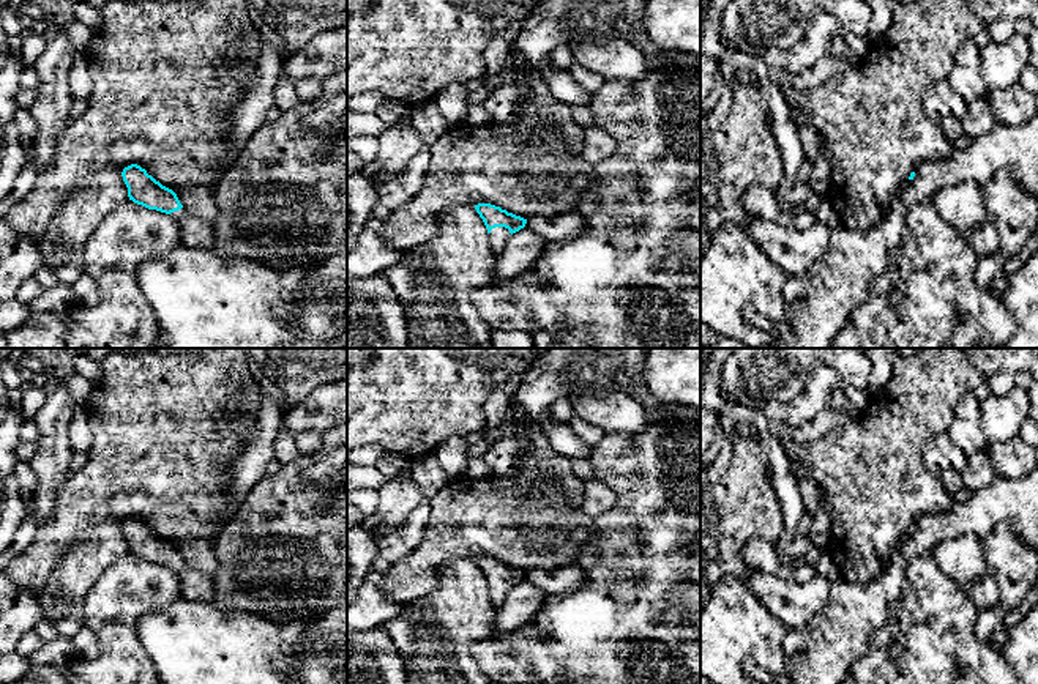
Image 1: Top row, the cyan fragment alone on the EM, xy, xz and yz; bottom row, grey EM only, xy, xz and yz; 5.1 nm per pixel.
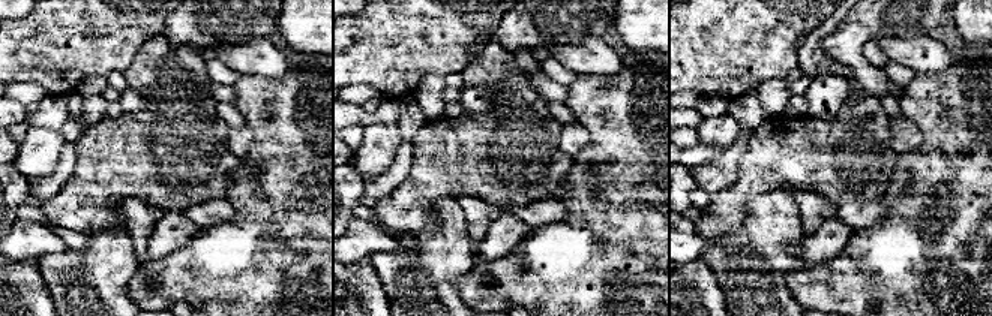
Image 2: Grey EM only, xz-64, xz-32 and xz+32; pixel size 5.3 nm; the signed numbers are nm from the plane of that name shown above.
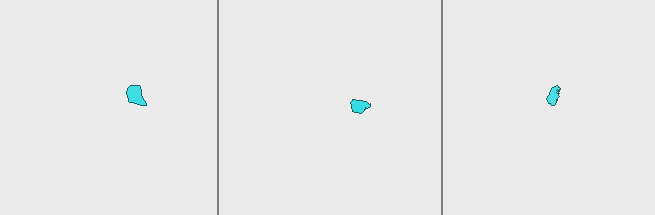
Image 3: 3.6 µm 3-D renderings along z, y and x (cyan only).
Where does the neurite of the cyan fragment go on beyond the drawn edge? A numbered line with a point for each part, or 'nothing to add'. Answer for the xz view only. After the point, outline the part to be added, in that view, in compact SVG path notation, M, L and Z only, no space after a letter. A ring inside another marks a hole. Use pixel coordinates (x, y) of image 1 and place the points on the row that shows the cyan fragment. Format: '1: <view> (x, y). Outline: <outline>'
1: xz (499, 235). Outline: M495 227L489 233L489 244L494 254L503 251L506 240L511 236L510 230L505 227Z

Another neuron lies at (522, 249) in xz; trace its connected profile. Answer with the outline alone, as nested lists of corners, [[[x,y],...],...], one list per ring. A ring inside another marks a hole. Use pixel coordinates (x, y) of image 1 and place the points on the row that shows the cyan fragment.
[[[528,227],[513,233],[506,240],[503,251],[494,254],[494,277],[510,279],[525,273],[540,258],[547,244],[549,241]]]

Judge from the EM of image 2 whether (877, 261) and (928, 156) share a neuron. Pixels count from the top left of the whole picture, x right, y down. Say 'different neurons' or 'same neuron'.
same neuron

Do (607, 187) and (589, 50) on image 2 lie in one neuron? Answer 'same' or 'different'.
different

